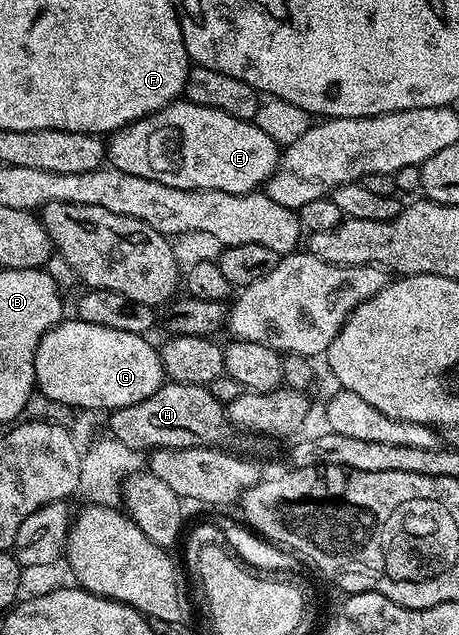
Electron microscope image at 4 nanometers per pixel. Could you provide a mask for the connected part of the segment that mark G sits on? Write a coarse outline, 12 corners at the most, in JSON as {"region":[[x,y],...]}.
{"region":[[72,321],[37,344],[40,395],[110,412],[162,388],[144,335]]}

